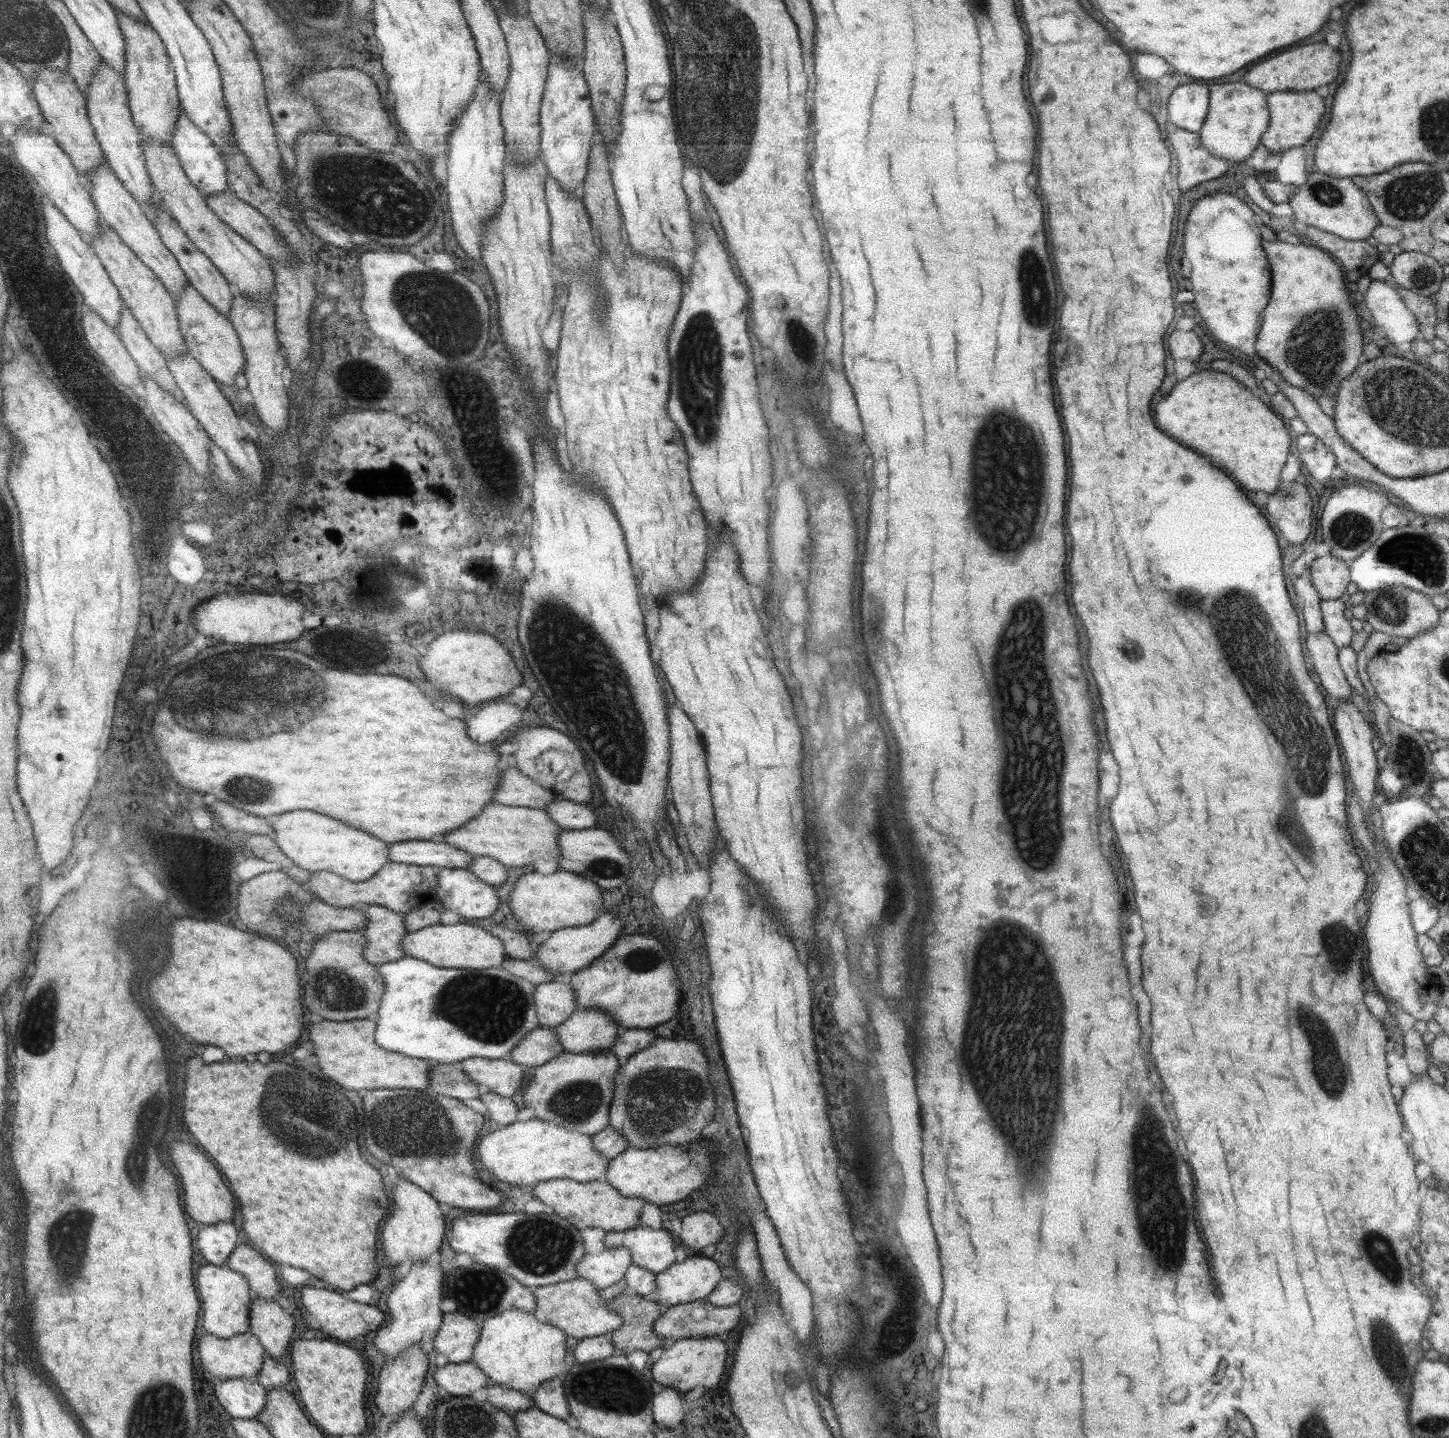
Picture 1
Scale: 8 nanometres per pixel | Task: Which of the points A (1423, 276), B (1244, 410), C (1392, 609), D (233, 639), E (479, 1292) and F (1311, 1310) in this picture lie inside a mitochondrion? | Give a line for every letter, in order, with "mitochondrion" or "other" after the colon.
A: mitochondrion
B: other
C: mitochondrion
D: mitochondrion
E: mitochondrion
F: other

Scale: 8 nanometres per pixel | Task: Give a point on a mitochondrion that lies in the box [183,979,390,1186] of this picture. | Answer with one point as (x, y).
(286, 1095)

